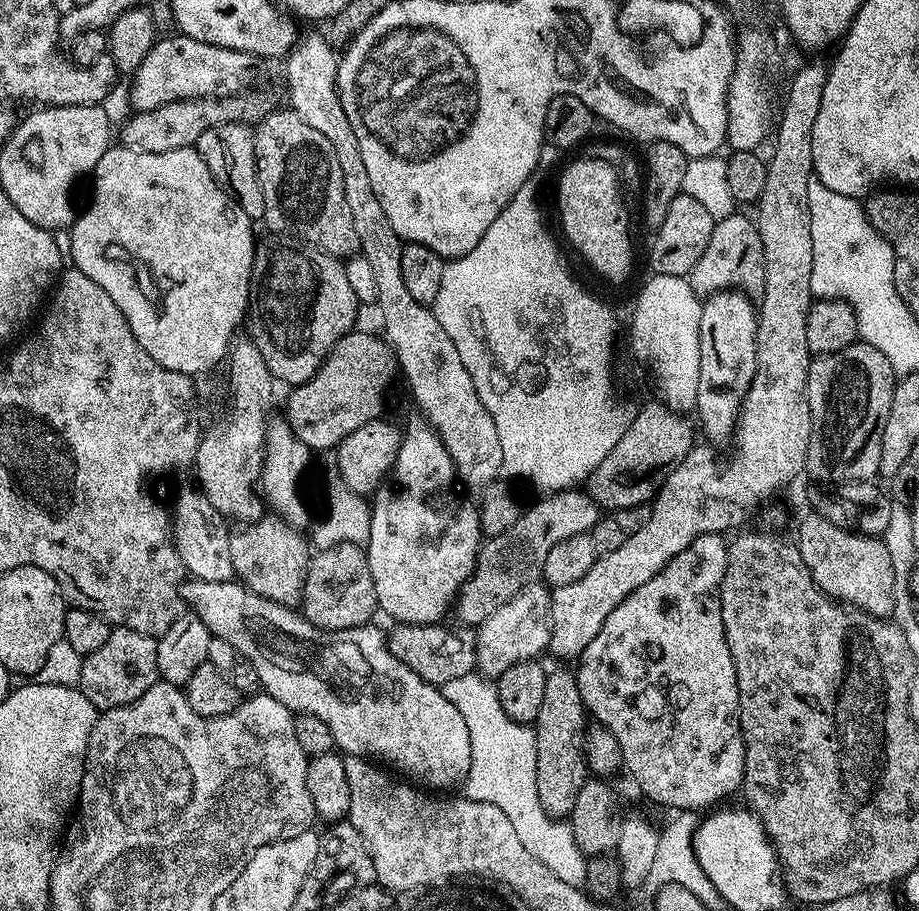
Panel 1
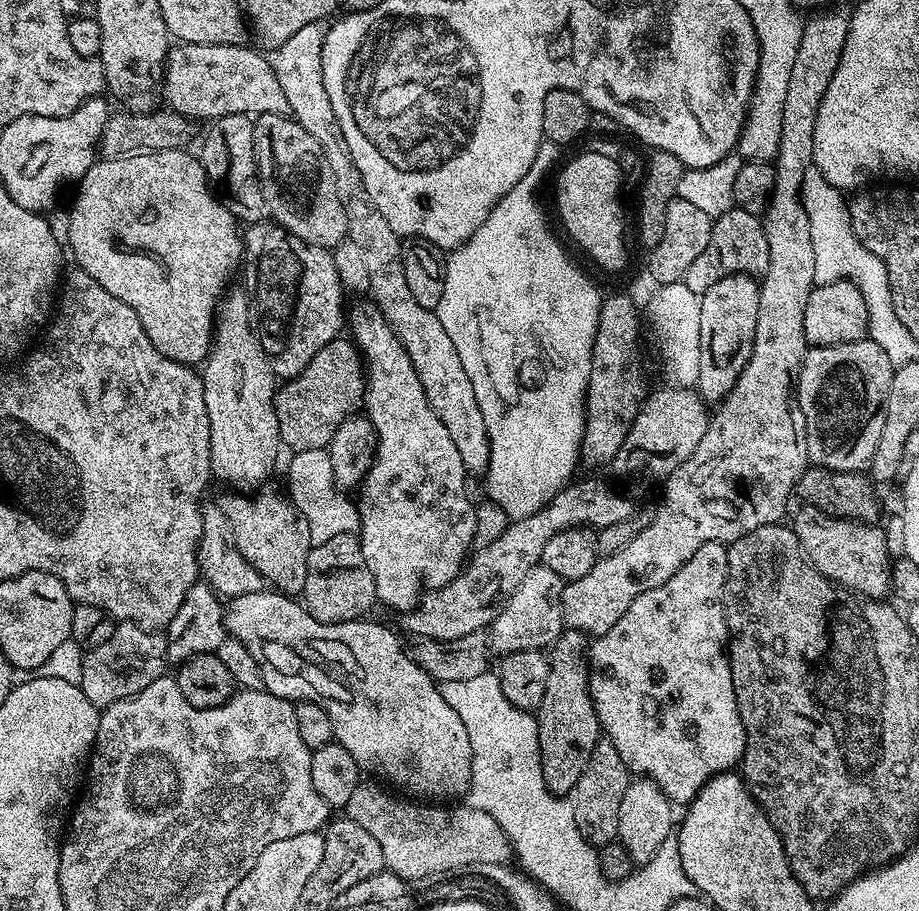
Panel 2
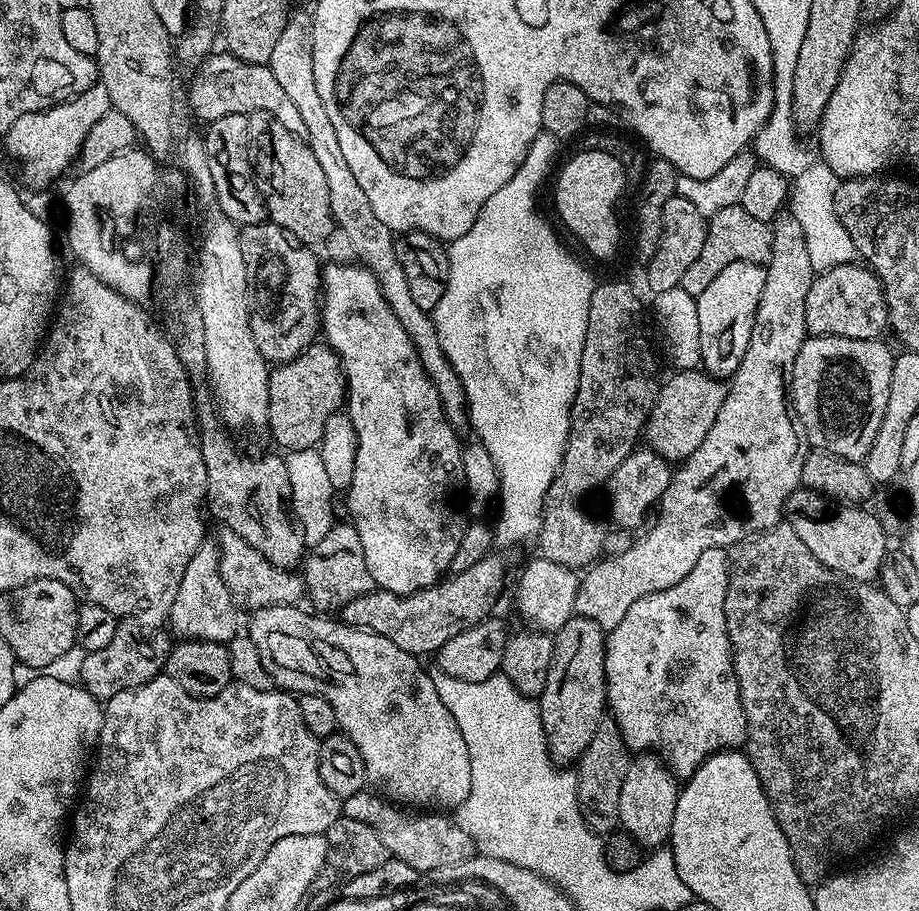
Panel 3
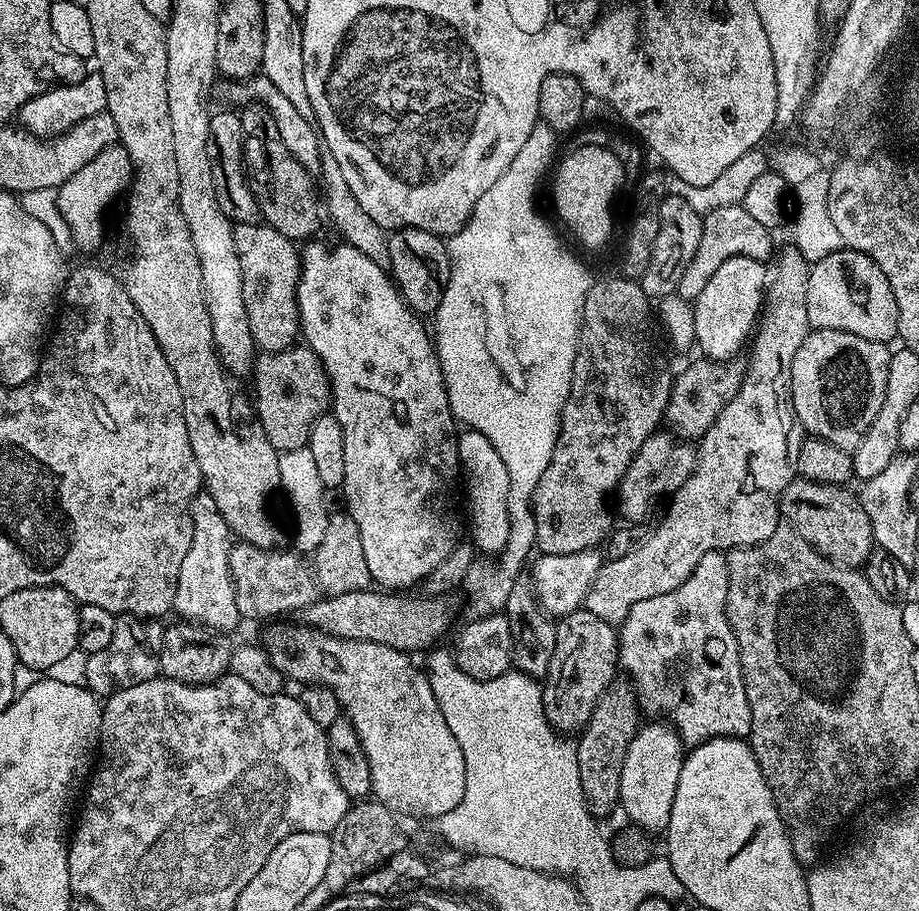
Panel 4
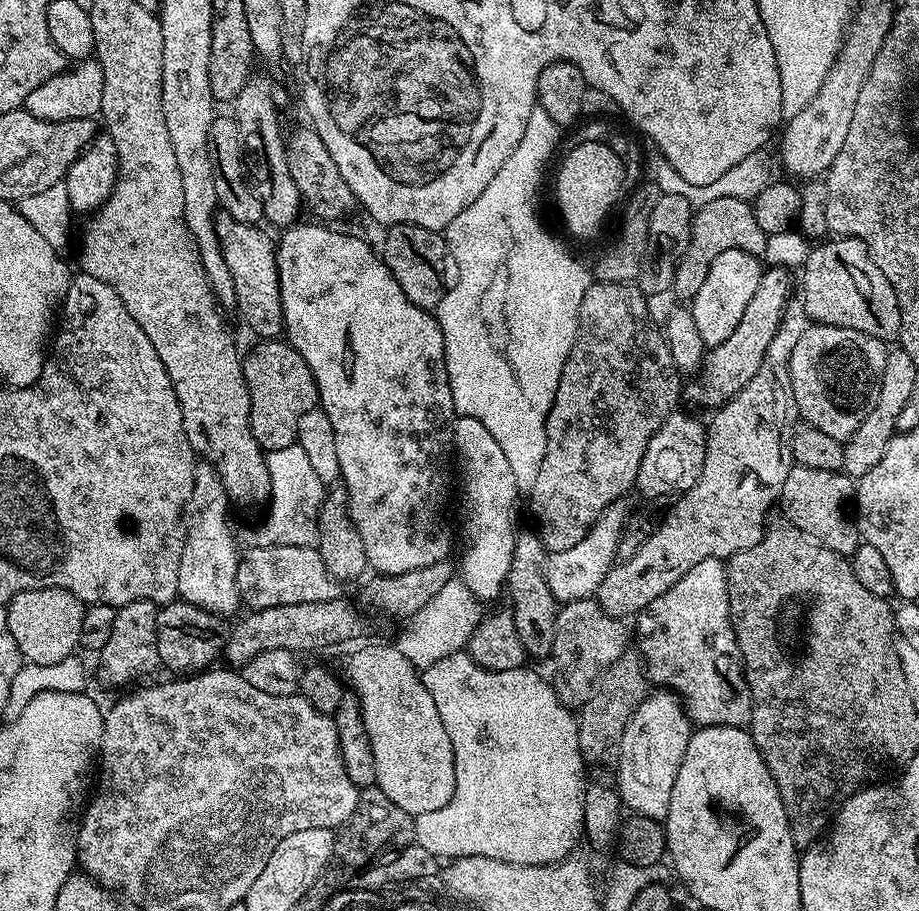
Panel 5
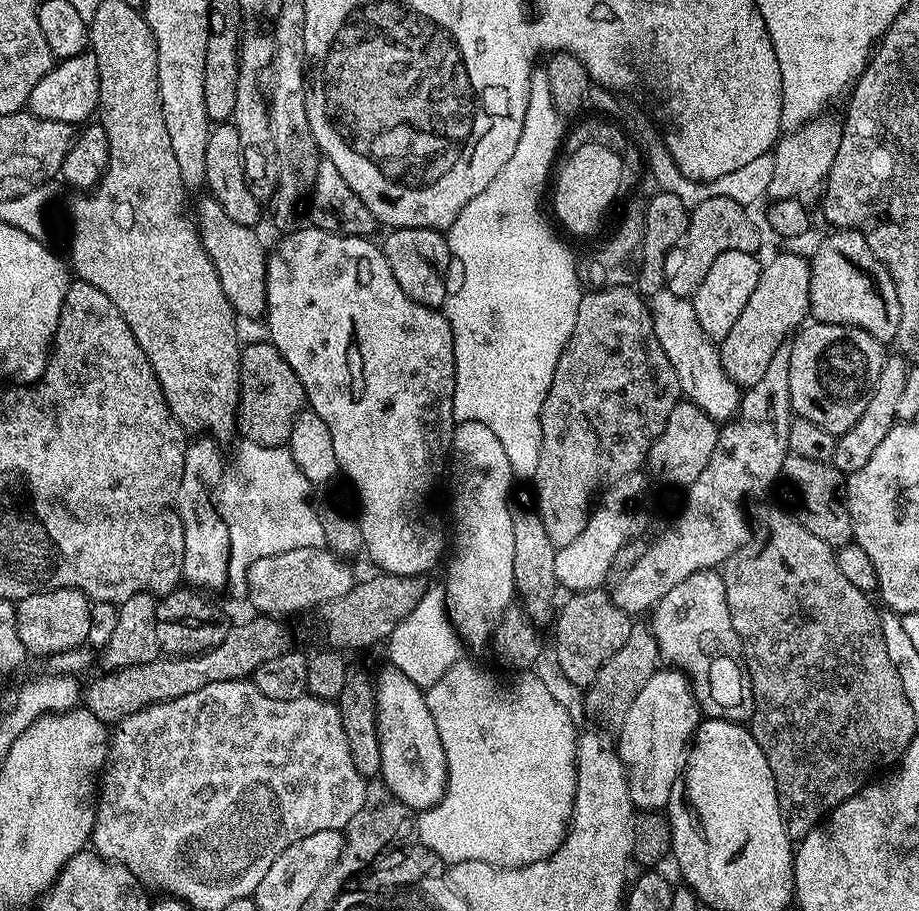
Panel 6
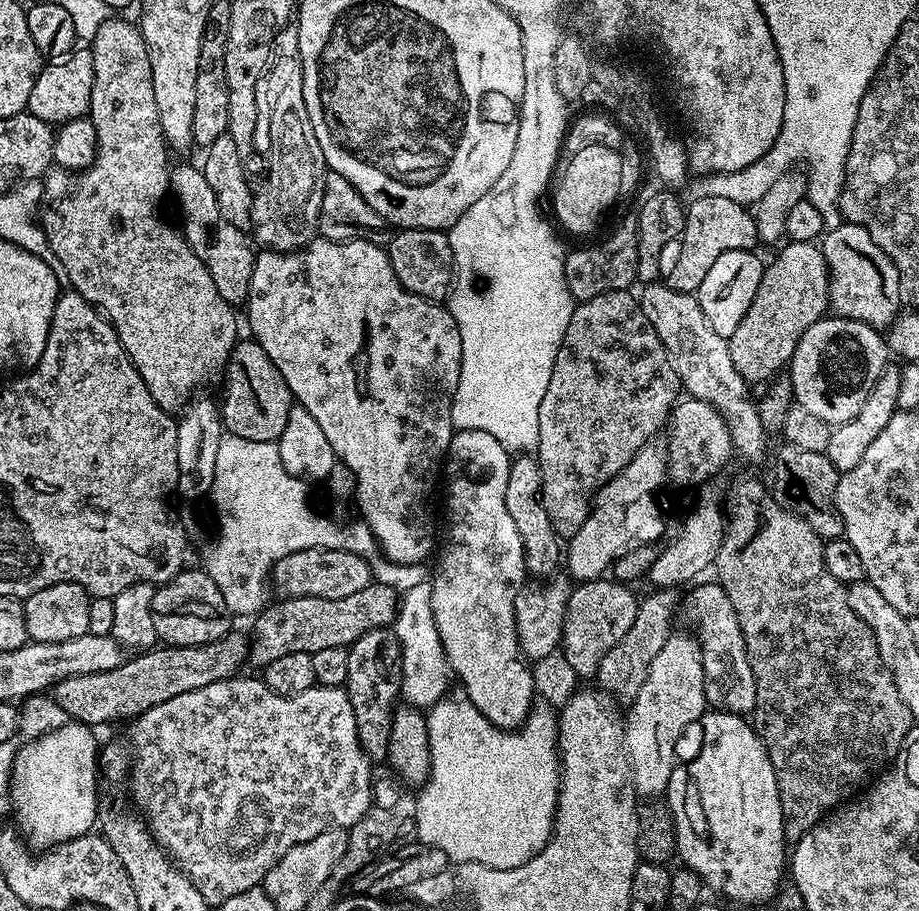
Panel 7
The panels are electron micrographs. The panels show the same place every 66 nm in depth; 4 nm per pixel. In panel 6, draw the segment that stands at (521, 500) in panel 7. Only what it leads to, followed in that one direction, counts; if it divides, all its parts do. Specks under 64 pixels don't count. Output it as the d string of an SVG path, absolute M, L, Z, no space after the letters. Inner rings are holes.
M531 507L512 508L512 525L514 526L514 582L516 596L522 601L522 607L529 620L537 625L551 621L557 607L556 592L558 585L554 574L554 558L556 547L550 542L550 534L546 534L546 526L542 526L542 518Z

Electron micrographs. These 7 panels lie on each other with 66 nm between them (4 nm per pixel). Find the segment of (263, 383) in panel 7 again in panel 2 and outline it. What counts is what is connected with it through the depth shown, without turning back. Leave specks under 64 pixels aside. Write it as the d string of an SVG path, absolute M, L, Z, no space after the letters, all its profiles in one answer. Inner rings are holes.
M337 338L322 346L322 350L310 358L302 374L285 379L276 389L281 445L292 454L327 448L340 423L361 411L365 379L366 368L360 349L351 339Z

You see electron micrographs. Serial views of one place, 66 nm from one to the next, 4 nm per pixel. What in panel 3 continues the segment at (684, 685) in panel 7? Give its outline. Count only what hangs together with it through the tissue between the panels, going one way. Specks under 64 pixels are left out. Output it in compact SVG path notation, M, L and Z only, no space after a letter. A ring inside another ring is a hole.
M656 754L637 755L628 765L626 782L622 782L622 798L618 798L619 827L627 832L629 836L633 836L640 843L640 847L645 850L655 850L661 847L672 835L677 795L677 777L668 771L668 766L663 759Z

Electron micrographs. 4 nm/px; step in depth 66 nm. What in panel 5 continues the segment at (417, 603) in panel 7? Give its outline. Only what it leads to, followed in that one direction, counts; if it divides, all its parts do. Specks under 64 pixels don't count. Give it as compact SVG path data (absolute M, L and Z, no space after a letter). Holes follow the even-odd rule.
M452 577L450 582L442 586L437 597L430 599L421 610L409 617L406 627L396 647L418 670L429 668L434 662L441 661L452 653L463 651L473 636L474 630L484 617L483 603L477 599L463 577Z

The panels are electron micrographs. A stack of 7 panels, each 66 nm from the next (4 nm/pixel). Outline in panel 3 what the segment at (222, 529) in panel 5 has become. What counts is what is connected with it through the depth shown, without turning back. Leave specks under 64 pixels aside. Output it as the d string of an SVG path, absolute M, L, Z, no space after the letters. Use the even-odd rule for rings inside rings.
M206 538L198 550L194 550L194 558L190 558L186 574L182 574L182 586L178 590L178 598L174 598L167 623L172 624L177 637L186 640L213 640L216 644L224 644L238 634L236 612L238 613L238 605L232 601L230 590L226 590L226 582L222 582L220 577L220 550L217 541Z

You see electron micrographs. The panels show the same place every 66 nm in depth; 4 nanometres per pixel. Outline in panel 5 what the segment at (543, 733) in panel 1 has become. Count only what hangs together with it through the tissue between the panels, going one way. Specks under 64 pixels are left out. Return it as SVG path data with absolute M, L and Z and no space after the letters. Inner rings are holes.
M595 598L567 601L557 611L550 664L556 667L554 687L565 707L576 710L584 705L602 673L629 651L630 628L624 624L627 623L621 617L606 614Z

